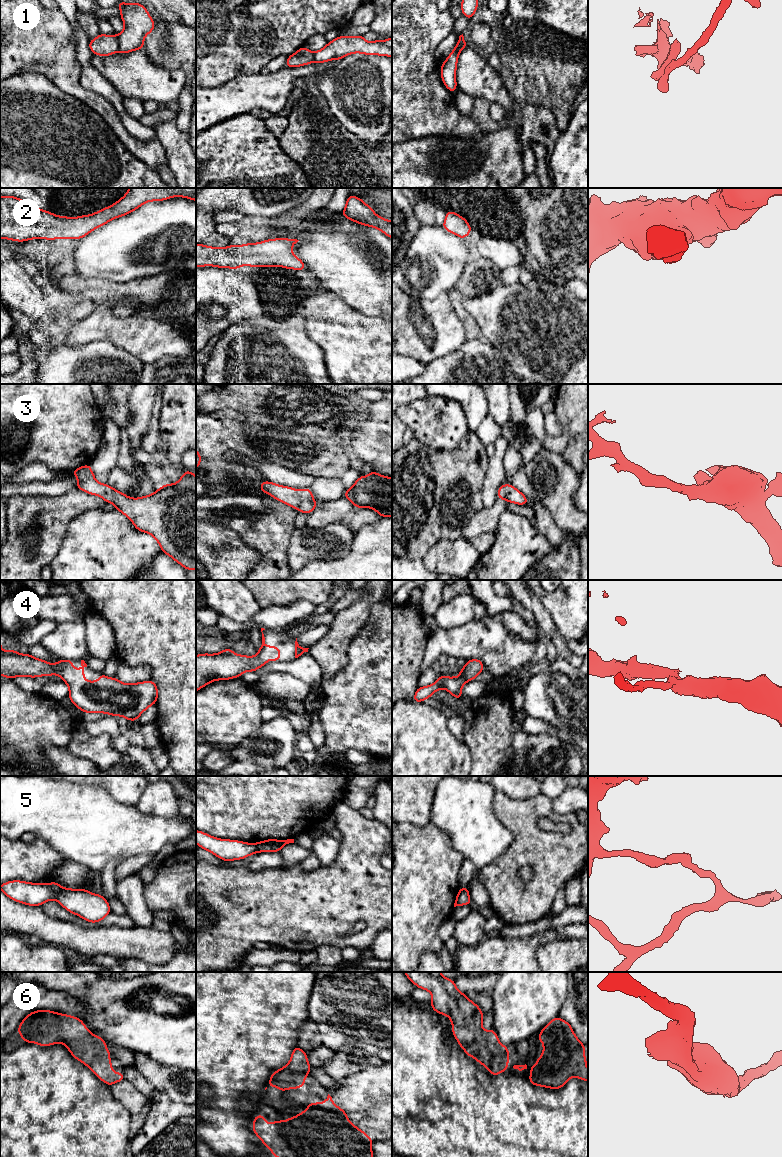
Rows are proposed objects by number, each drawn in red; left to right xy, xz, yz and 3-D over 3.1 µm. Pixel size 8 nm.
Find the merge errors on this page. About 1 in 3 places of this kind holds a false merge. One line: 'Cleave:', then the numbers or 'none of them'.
Cleave: 1, 5

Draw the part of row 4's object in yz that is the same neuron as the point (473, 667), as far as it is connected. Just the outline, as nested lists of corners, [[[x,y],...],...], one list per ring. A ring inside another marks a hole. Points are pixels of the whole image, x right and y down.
[[[471,659],[466,661],[466,665],[459,670],[460,675],[458,677],[439,675],[439,678],[433,684],[418,687],[414,694],[413,702],[424,702],[439,689],[446,689],[454,696],[455,700],[462,698],[462,686],[475,679],[484,670],[484,665],[479,659]]]

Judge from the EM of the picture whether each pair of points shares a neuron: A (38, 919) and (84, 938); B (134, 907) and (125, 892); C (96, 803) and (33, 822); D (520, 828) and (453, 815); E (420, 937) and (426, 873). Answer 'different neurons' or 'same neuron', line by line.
A: same neuron
B: same neuron
C: same neuron
D: different neurons
E: same neuron

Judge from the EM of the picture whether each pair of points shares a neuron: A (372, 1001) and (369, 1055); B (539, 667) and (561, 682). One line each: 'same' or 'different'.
A: different
B: different

